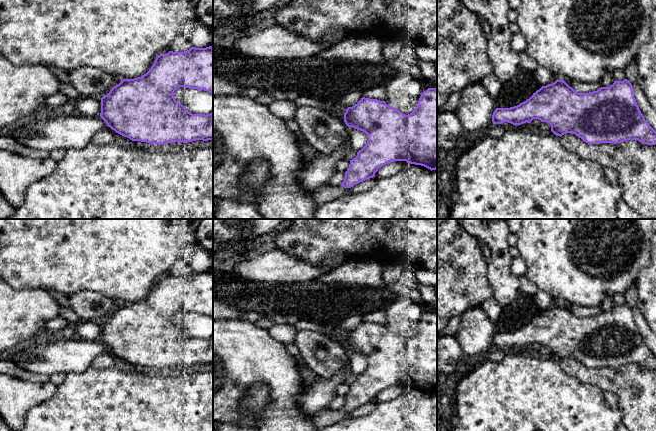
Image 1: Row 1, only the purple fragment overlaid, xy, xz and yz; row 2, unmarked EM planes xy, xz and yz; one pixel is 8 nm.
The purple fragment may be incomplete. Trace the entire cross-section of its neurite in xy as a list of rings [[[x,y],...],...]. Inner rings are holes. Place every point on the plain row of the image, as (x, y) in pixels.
[[[191,271],[185,276],[169,275],[156,281],[149,295],[134,303],[123,303],[110,316],[101,322],[100,341],[107,350],[116,357],[132,365],[141,365],[150,368],[168,368],[174,366],[192,366],[196,364],[213,364],[213,335],[210,338],[192,338],[173,320],[179,311],[204,314],[213,319],[213,271]]]

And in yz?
[[[627,303],[614,305],[610,311],[601,311],[589,317],[578,317],[564,304],[556,304],[542,310],[517,330],[496,332],[492,339],[493,348],[508,346],[521,349],[530,347],[533,343],[549,347],[555,359],[561,361],[566,357],[573,357],[588,368],[617,368],[628,364],[638,364],[647,369],[656,368],[656,355],[641,337],[634,321],[633,310]]]

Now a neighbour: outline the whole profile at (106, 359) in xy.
[[[108,350],[99,354],[92,361],[91,366],[95,369],[120,368],[123,371],[130,373],[141,373],[132,364],[116,357]]]

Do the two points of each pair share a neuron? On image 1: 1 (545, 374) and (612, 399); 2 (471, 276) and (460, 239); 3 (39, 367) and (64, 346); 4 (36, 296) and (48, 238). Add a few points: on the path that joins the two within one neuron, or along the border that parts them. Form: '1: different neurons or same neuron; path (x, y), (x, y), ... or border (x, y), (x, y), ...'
1: different neurons; border (603, 393), (605, 402), (610, 407), (617, 409)
2: same neuron; path (462, 267), (460, 265), (460, 248)
3: same neuron; path (45, 363), (58, 352)
4: different neurons; border (14, 288), (42, 288), (46, 291)

